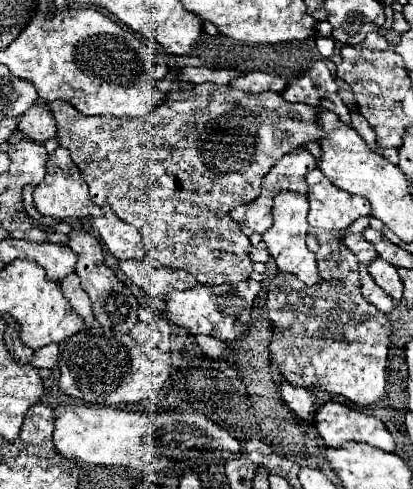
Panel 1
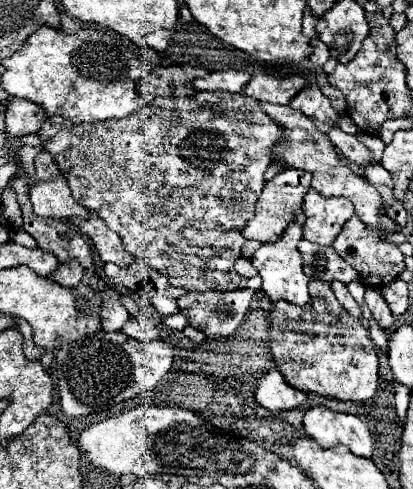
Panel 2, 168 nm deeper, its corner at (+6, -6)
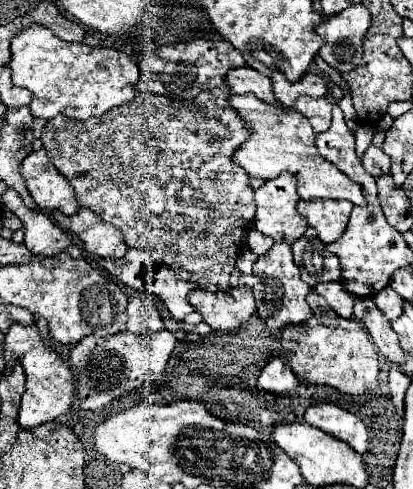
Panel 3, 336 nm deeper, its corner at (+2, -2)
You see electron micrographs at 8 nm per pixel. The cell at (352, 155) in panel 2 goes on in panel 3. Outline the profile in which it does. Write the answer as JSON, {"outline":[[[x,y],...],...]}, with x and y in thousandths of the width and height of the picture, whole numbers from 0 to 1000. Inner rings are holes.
{"outline":[[[891,299],[886,319],[877,319],[877,339],[891,356],[901,360],[920,360],[944,352],[944,323],[925,311],[925,303],[915,299]]]}

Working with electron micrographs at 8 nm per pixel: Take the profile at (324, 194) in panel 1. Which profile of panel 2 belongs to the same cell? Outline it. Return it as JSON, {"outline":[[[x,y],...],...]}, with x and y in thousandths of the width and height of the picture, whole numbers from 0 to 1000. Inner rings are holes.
{"outline":[[[755,384],[736,401],[736,487],[775,503],[804,503],[828,462],[852,446],[857,421],[838,405],[785,405]]]}

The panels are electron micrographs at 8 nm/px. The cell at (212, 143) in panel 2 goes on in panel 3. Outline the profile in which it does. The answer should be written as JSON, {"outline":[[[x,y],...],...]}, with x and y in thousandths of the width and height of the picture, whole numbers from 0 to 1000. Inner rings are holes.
{"outline":[[[518,180],[518,184],[499,184],[484,188],[475,200],[465,204],[412,204],[402,196],[383,196],[383,192],[363,192],[363,188],[344,188],[334,196],[349,200],[329,200],[320,213],[300,213],[291,221],[271,221],[262,229],[252,229],[252,237],[237,241],[213,241],[208,249],[199,245],[174,245],[155,233],[140,233],[136,241],[116,245],[107,266],[102,266],[102,294],[116,311],[121,331],[165,364],[169,380],[184,393],[184,405],[194,413],[194,421],[208,421],[218,429],[228,429],[232,438],[242,438],[257,454],[276,458],[281,466],[295,470],[300,491],[315,507],[339,507],[349,515],[358,515],[373,532],[412,544],[441,573],[450,577],[470,577],[479,589],[489,593],[552,593],[557,589],[557,564],[571,548],[571,532],[581,524],[581,515],[591,511],[591,487],[596,474],[610,458],[610,446],[620,438],[620,417],[615,417],[615,389],[605,380],[605,364],[591,352],[586,339],[571,339],[562,327],[562,315],[571,311],[571,303],[581,303],[586,290],[600,286],[600,278],[610,274],[610,266],[600,262],[600,249],[581,241],[581,233],[557,221],[552,200],[562,196],[562,188],[552,180]]]}

